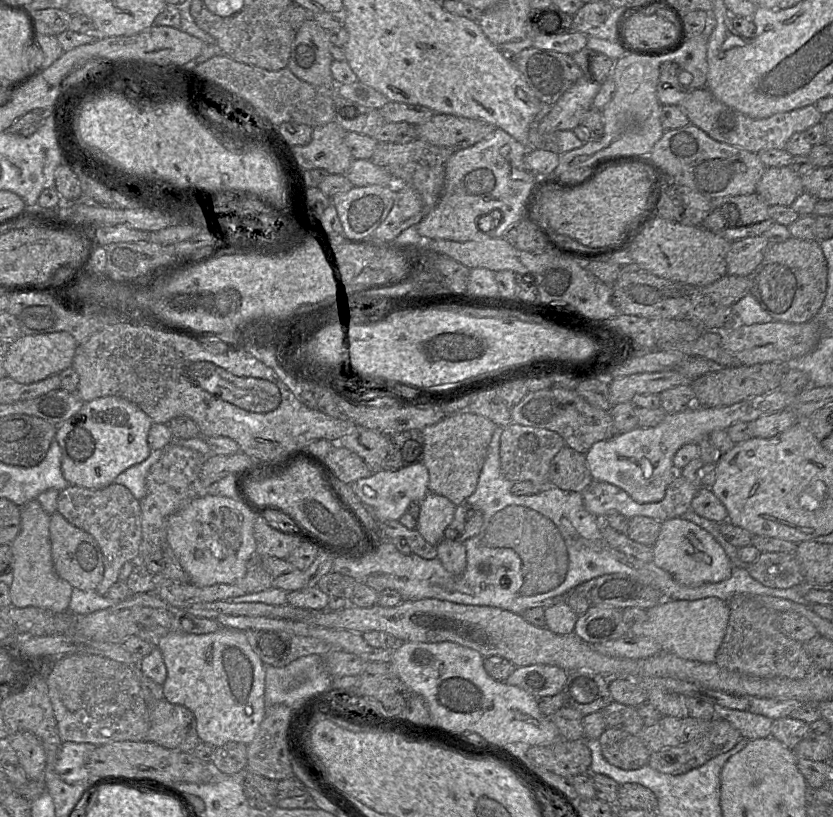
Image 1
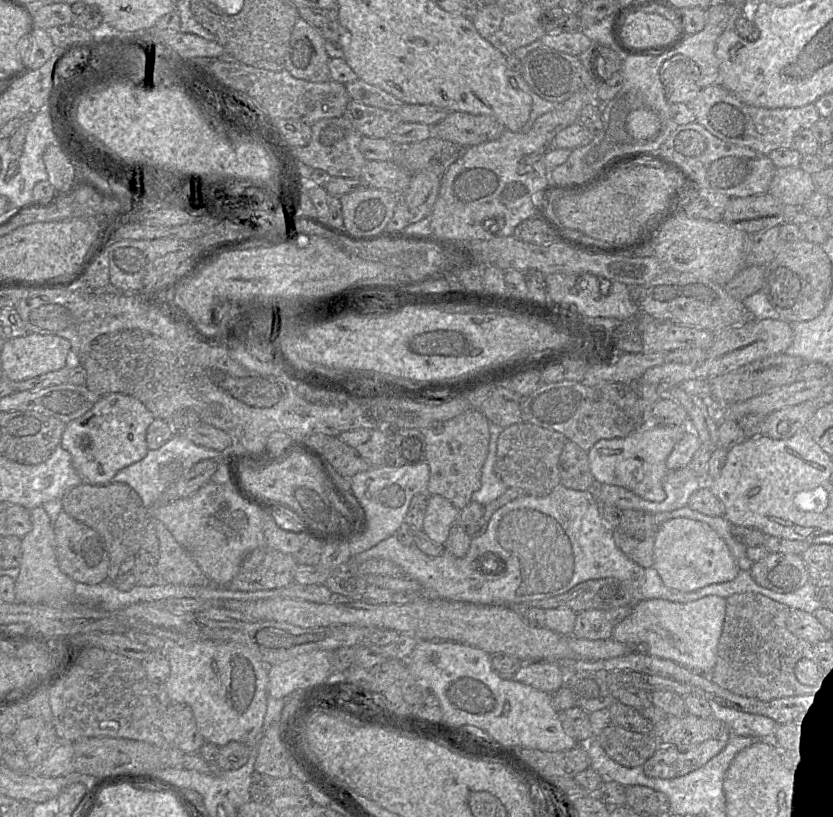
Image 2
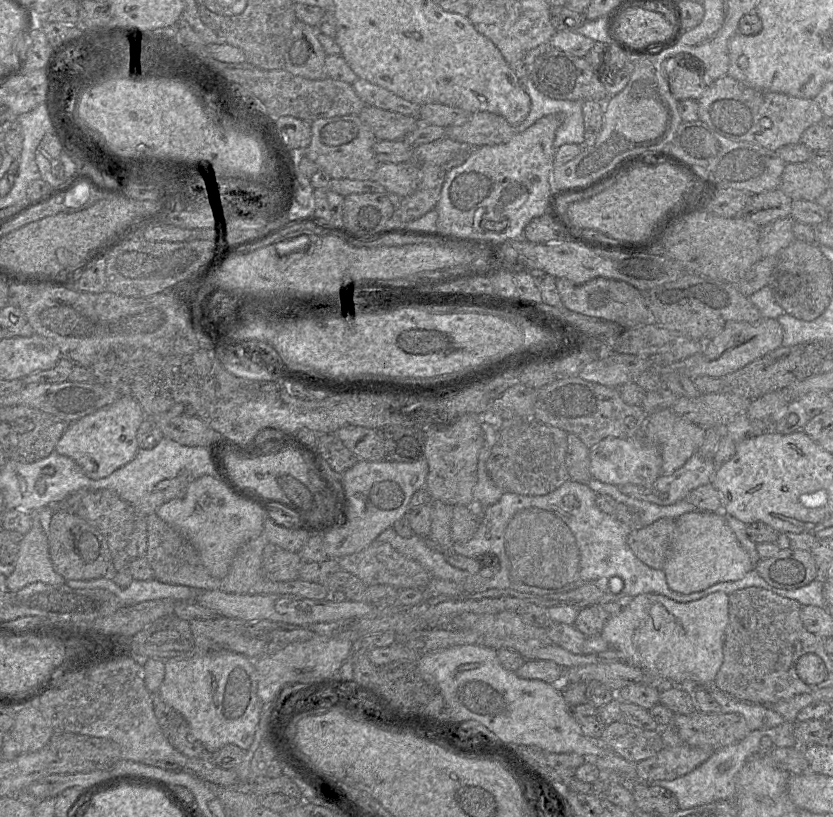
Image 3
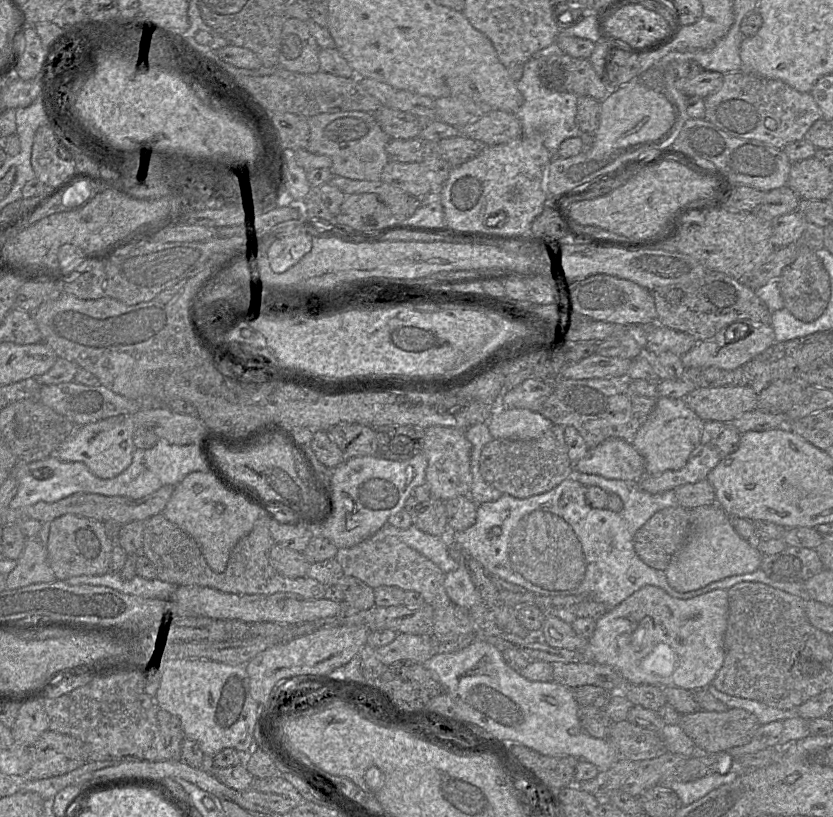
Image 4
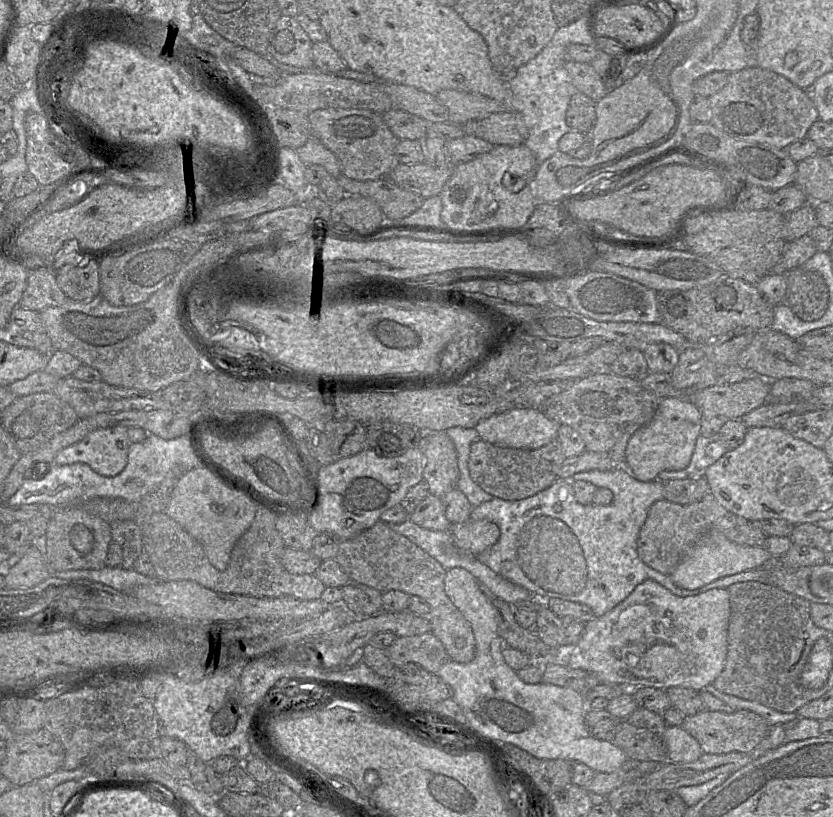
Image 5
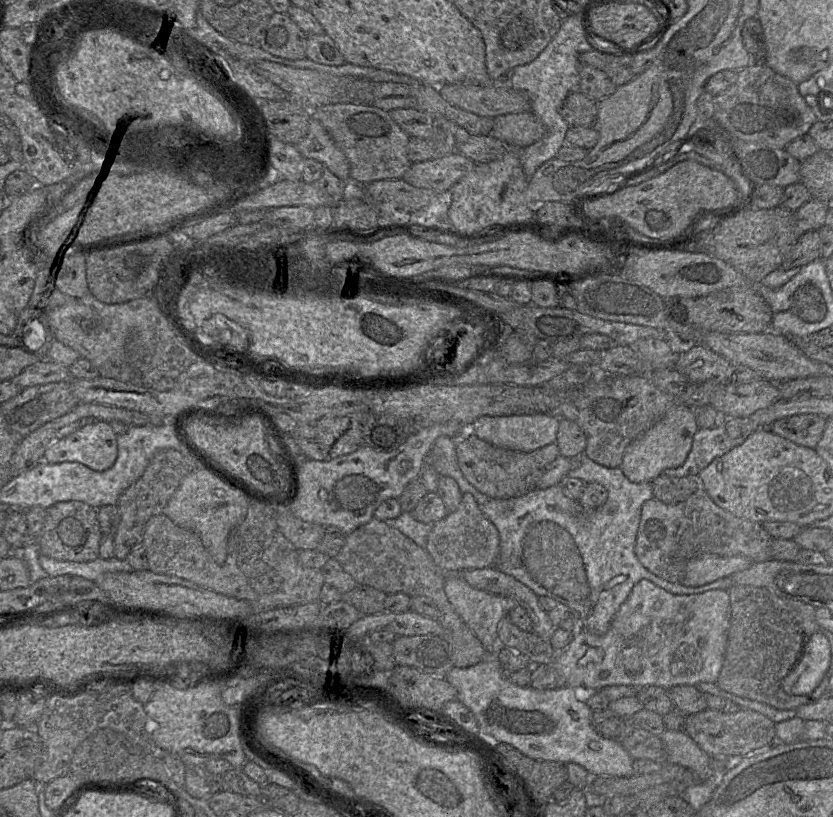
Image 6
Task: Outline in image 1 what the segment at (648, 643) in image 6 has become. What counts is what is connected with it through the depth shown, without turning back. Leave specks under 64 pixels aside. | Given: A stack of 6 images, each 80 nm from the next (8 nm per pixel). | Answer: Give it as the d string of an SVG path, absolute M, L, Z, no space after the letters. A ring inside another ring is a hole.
M717 597L699 600L664 600L646 610L646 619L628 627L630 635L655 639L664 653L686 660L713 663L726 634L730 616L729 602Z

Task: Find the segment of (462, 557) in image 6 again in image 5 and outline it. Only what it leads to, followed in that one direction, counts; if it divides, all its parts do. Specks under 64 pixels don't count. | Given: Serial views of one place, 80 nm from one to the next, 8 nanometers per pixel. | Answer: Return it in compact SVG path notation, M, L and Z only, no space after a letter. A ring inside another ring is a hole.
M470 518L462 523L451 524L448 532L455 546L473 557L493 546L500 537L500 529L495 523Z

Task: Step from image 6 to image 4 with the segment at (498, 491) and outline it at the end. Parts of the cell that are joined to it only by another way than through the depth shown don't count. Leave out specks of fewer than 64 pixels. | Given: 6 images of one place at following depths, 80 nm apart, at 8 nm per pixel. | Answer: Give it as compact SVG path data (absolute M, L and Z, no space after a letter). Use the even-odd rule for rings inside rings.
M553 425L541 437L530 440L493 439L481 451L479 468L483 479L502 494L520 499L552 490L573 476L573 464L568 457L564 428L565 426Z

